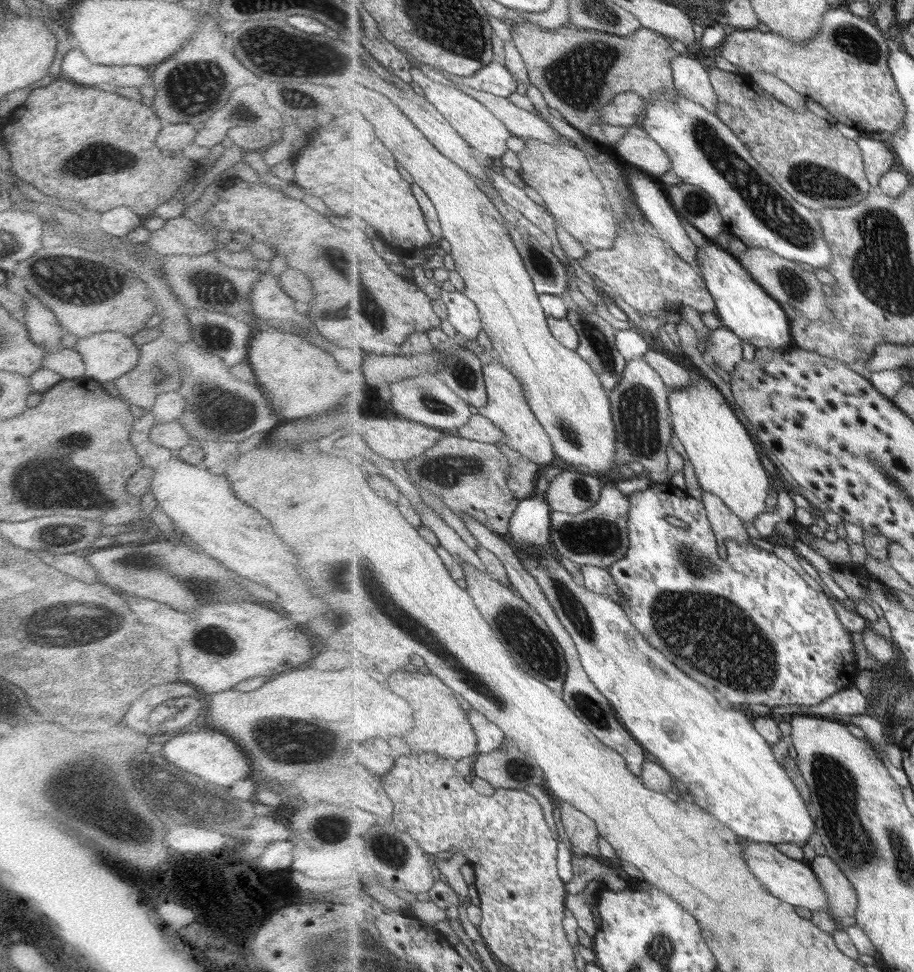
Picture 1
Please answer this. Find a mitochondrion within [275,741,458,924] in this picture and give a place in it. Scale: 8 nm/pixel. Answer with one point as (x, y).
(391, 850)

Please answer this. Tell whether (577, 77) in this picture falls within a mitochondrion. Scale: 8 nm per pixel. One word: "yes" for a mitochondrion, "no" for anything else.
yes

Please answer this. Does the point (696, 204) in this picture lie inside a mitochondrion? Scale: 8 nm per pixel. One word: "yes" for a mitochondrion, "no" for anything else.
yes

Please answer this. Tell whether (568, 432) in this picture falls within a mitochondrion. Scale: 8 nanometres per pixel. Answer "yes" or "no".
yes

